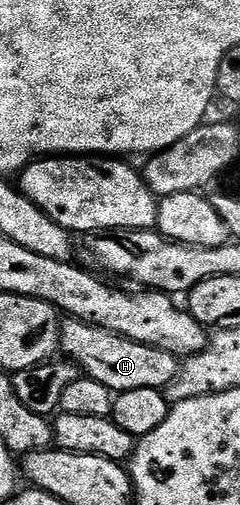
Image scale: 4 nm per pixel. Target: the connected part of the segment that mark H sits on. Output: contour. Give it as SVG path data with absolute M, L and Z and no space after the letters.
M70 317L61 321L59 351L86 376L103 383L113 393L139 388L158 388L162 383L174 382L178 378L181 368L178 356L166 349L129 341L109 329L89 325L77 318Z

